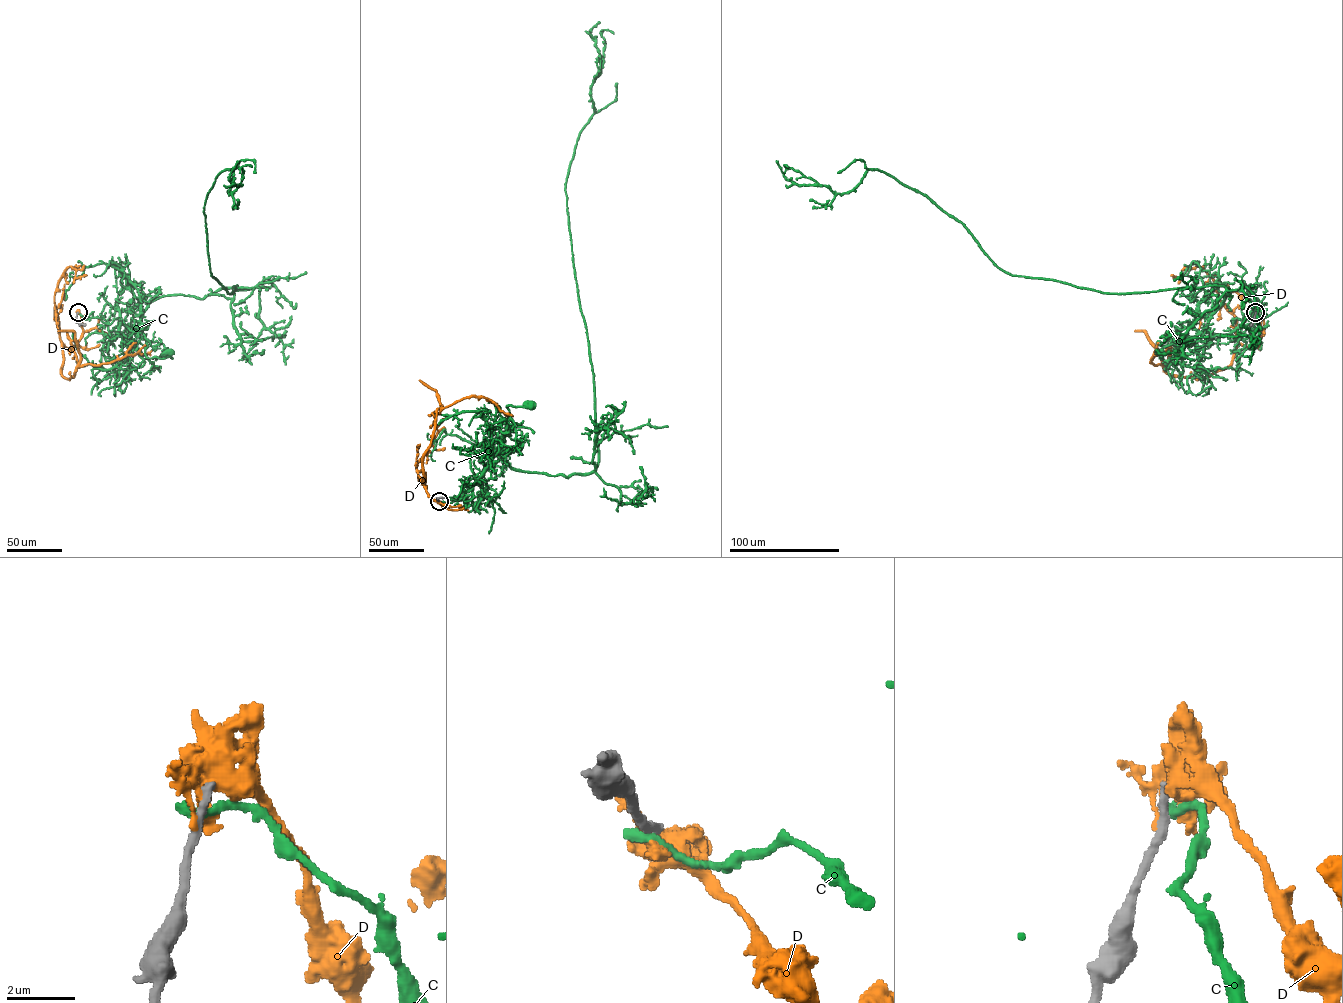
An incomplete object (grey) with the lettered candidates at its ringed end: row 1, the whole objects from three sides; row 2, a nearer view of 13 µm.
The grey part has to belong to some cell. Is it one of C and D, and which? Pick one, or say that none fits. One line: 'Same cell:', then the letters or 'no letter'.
Same cell: no letter

